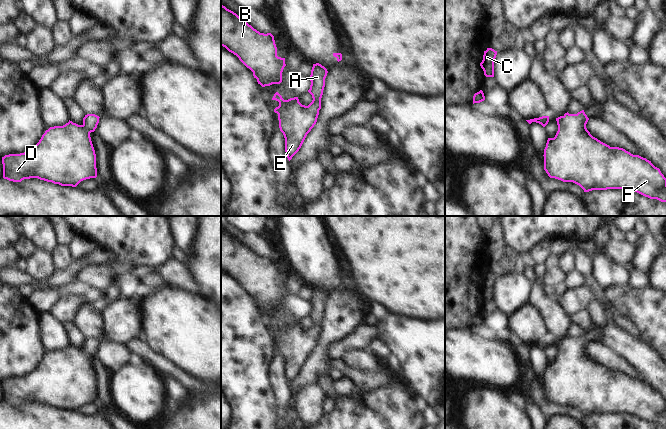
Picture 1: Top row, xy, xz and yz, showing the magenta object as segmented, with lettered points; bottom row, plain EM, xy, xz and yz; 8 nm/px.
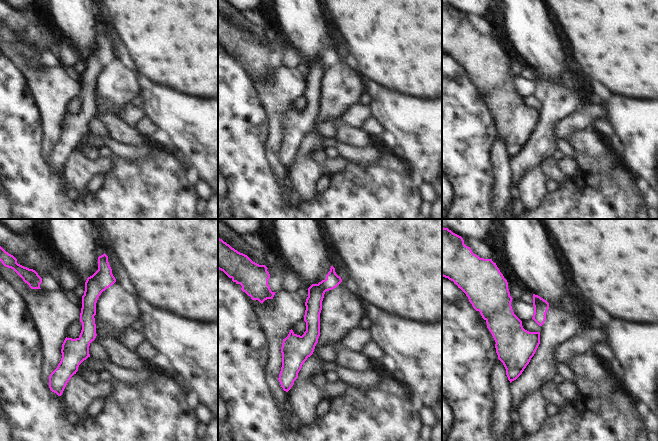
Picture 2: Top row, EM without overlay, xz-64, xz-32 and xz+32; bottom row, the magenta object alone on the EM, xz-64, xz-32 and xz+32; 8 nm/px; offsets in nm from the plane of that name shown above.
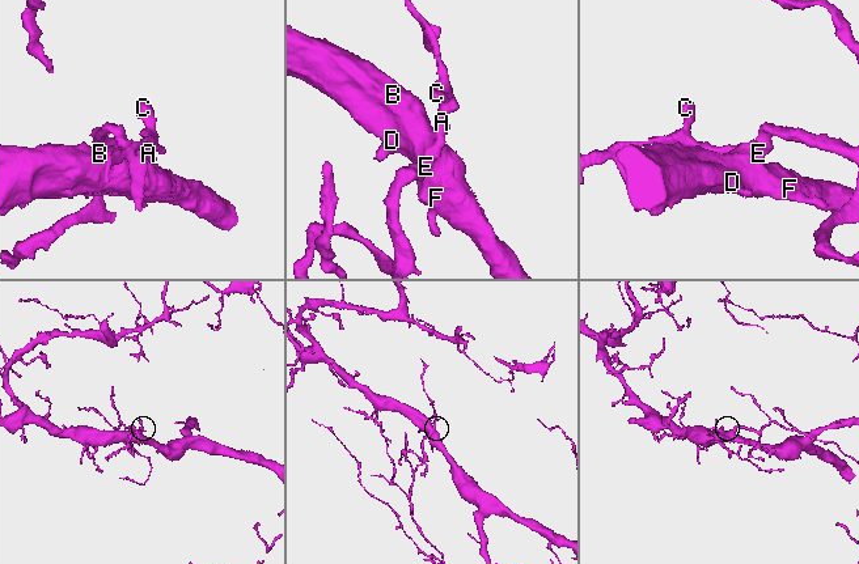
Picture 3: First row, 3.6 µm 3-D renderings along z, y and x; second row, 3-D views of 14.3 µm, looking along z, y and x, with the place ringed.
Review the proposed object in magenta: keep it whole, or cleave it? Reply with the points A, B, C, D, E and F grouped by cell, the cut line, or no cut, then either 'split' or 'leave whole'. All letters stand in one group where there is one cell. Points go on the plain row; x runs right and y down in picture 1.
A B C D E F | no cut | leave whole

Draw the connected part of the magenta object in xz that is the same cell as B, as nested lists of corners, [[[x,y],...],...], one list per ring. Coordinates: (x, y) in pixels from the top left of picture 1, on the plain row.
[[[221,228],[221,270],[236,279],[253,296],[262,311],[282,306],[285,282],[277,280],[277,271],[271,257],[260,257],[233,235]]]

